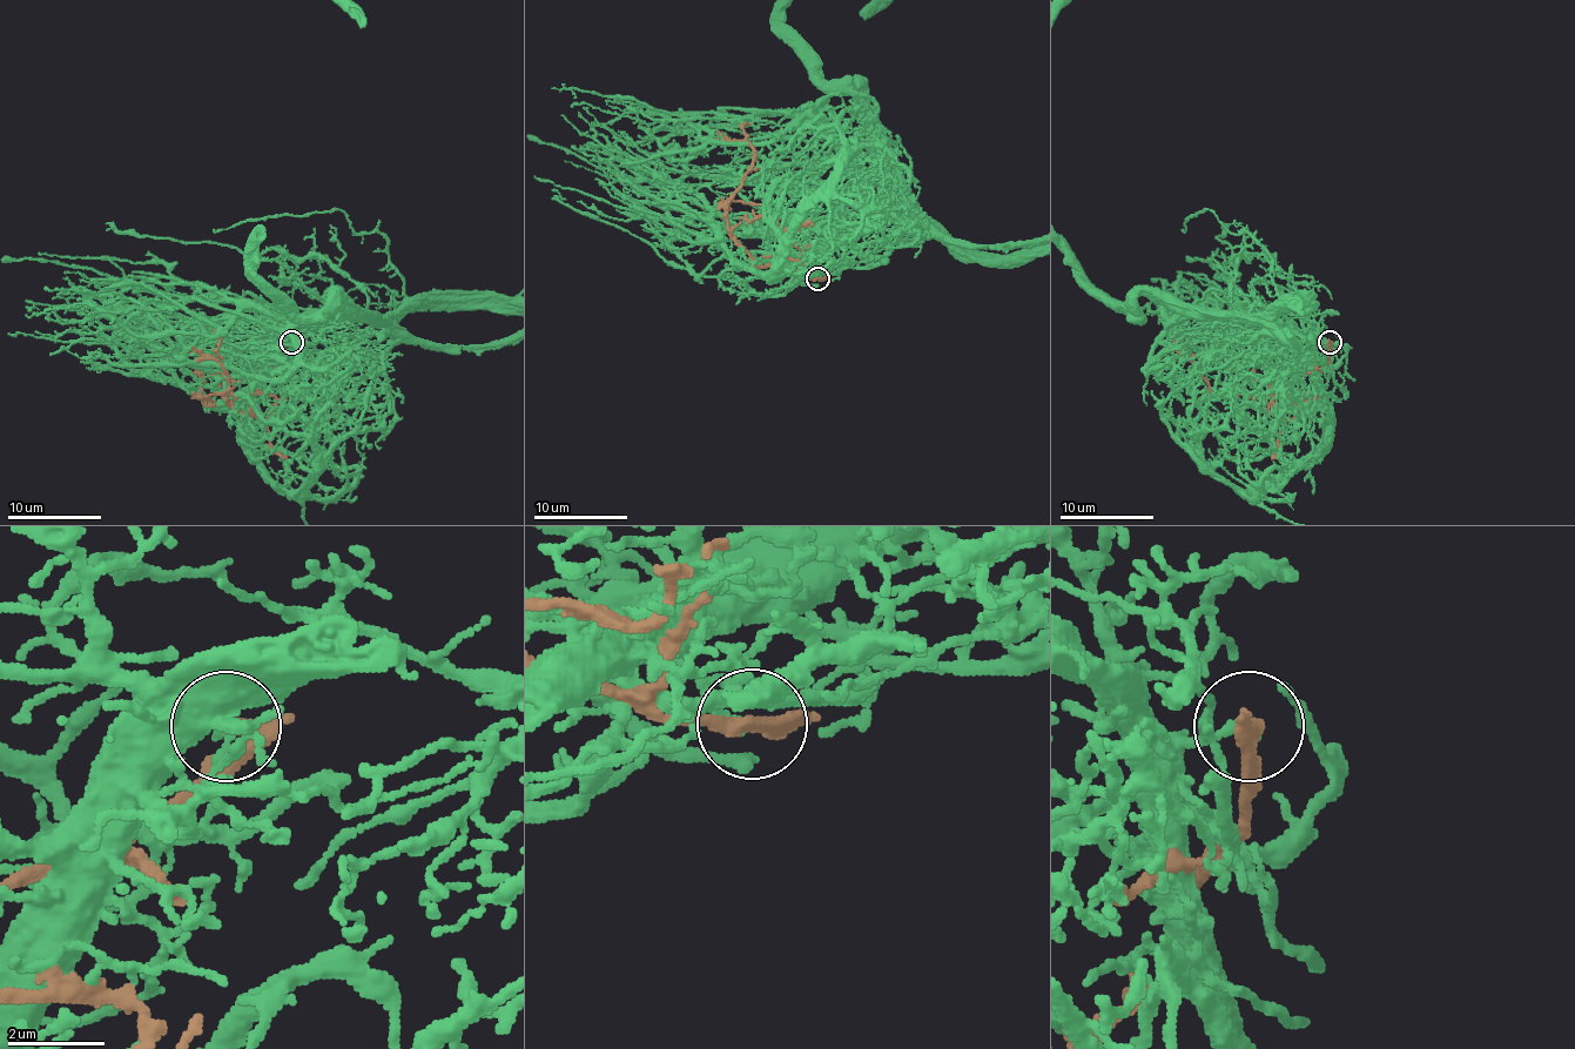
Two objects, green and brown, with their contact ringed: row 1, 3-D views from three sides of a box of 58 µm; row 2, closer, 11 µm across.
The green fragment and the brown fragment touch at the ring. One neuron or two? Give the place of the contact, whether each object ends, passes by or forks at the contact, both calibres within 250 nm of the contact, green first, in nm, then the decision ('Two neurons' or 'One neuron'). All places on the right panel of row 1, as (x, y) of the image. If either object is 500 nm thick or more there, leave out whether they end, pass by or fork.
Place: (1330, 342). At the ring green ends. At the ring brown passes by. Thickness 180 nm (green) against 240 nm. Two neurons

